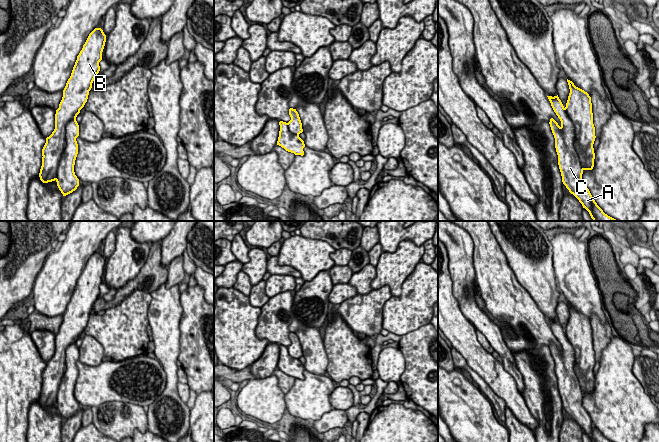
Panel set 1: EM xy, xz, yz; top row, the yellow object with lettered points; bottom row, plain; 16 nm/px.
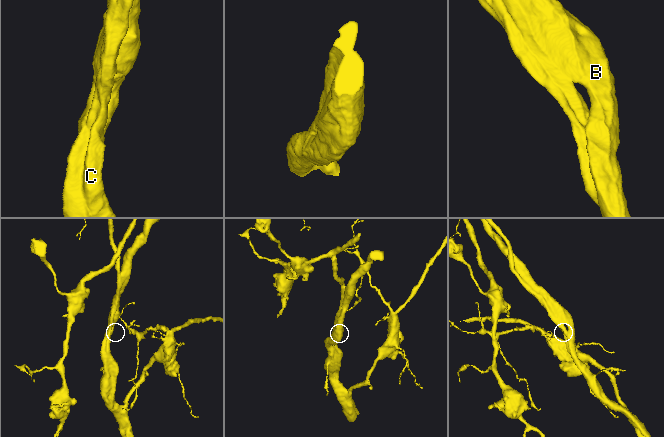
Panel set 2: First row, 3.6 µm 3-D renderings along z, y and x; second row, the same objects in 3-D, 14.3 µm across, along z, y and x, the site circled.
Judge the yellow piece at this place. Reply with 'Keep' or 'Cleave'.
Keep

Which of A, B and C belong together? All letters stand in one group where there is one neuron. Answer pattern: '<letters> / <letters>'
A B C

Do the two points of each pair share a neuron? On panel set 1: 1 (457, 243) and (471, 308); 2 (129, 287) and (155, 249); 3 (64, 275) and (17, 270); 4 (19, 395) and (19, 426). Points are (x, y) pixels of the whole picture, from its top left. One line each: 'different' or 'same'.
1: same
2: same
3: different
4: same

